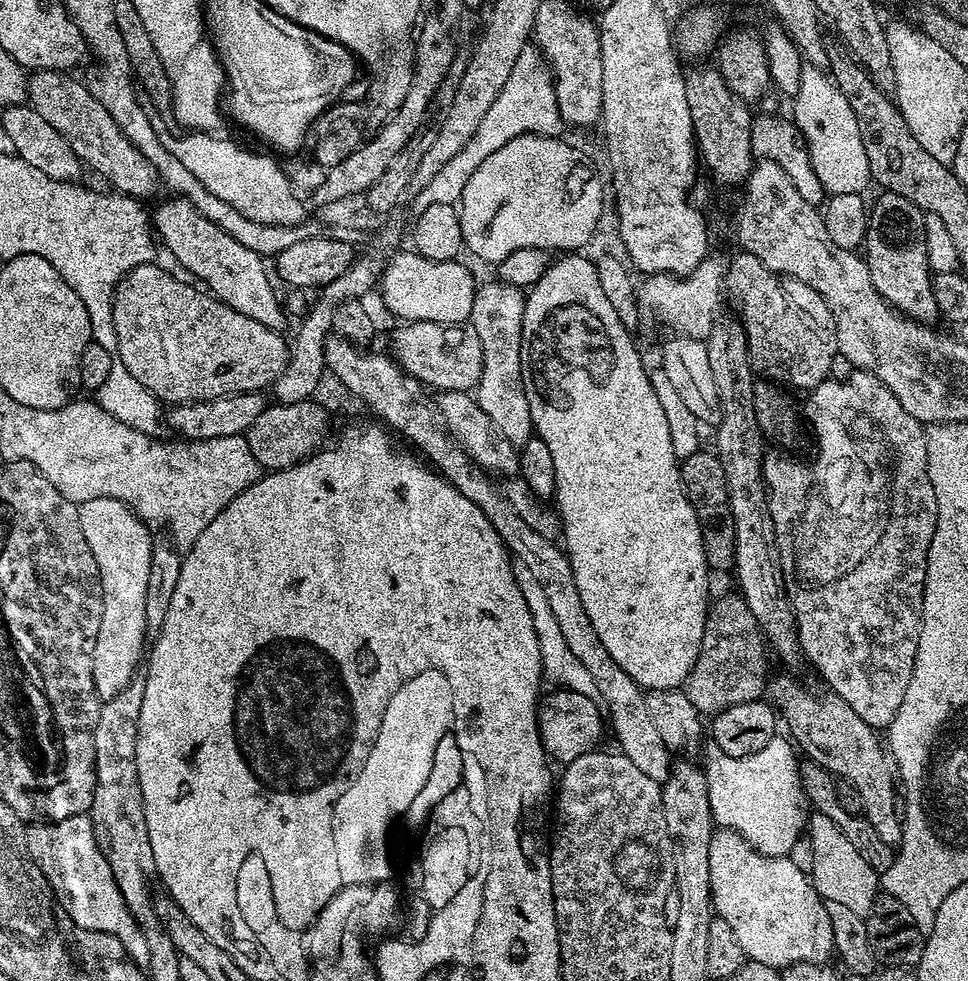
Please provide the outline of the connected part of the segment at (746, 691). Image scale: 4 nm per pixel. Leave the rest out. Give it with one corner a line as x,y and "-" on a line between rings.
733,594
720,596
717,600
715,597
708,605
708,620
704,624
696,665
684,681
682,691
700,714
715,714
742,702
761,699
769,679
767,655
764,634
756,625
754,614
750,614
750,606
746,606
743,596

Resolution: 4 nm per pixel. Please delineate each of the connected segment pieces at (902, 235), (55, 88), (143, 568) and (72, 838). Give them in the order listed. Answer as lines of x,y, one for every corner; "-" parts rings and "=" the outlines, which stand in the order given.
881,191
876,201
871,201
868,229
864,235
862,255
868,262
868,277
886,303
911,320
931,325
938,313
934,302
932,276
928,267
928,252
924,249
922,228
918,221
922,212
904,197
=
46,68
28,76
27,103
54,128
74,150
76,159
85,169
97,172
109,189
129,198
152,196
158,189
158,177
154,166
118,130
118,122
110,118
110,110
98,102
91,87
78,81
64,70
=
90,498
78,507
78,522
86,537
86,546
90,546
94,554
104,595
102,626
98,626
92,665
96,692
101,701
105,701
114,698
114,694
126,690
126,686
132,683
137,675
136,663
139,660
141,663
146,652
144,636
149,635
146,626
146,586
150,580
150,554
154,537
148,533
151,532
149,525
114,498
=
91,815
71,816
65,820
51,822
36,822
27,829
28,853
34,858
38,870
46,878
52,888
52,895
56,897
57,904
64,909
64,913
80,928
101,932
104,928
116,928
126,914
124,899
118,890
118,882
110,870
110,862
98,850
98,842
94,838
94,826

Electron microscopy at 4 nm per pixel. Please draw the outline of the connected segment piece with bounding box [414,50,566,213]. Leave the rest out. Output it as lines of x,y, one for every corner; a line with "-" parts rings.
525,50
517,58
513,72
502,86
497,100
486,112
482,122
473,136
427,183
426,188
414,198
415,211
420,213
435,203
448,203
455,205
459,201
466,182
470,182
470,174
494,154
494,150
502,150
510,138
525,136
534,132
538,136
559,137
560,132
566,128
566,121
560,116
560,107
556,101
556,86
552,79
549,65
539,51

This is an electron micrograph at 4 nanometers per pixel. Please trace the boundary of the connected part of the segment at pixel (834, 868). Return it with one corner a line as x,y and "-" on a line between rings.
816,814
811,817
807,825
807,835
812,835
812,868
810,867
810,879
813,888
821,894
831,896
831,899
842,902
842,906
853,910
867,910
872,907
872,897
877,895
876,880
878,874
850,846
850,838
842,834
842,830
830,818

